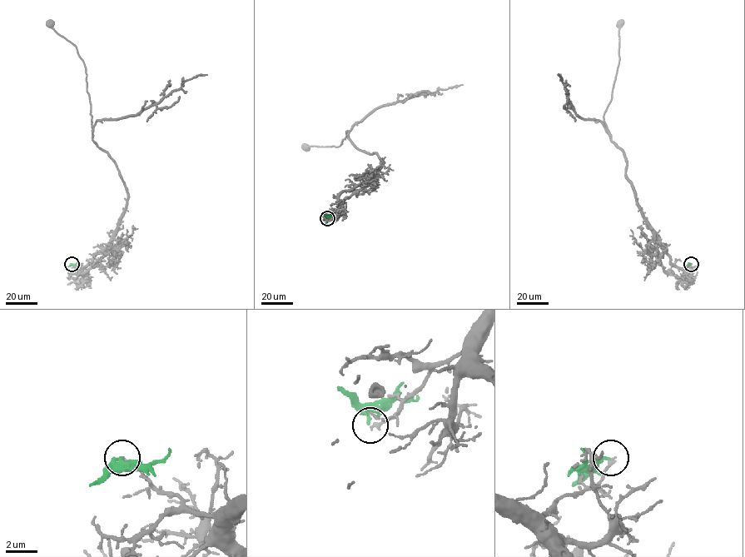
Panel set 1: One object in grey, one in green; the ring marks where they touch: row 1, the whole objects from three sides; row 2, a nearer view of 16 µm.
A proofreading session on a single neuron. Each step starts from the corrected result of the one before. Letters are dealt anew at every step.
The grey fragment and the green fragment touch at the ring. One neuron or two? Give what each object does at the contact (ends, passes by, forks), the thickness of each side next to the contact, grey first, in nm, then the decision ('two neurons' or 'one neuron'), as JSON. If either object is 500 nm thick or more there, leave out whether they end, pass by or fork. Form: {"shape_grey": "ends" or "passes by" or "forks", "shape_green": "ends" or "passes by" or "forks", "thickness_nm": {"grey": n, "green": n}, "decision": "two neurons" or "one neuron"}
{"shape_grey": "ends", "shape_green": "ends", "thickness_nm": {"grey": 200, "green": 190}, "decision": "two neurons"}

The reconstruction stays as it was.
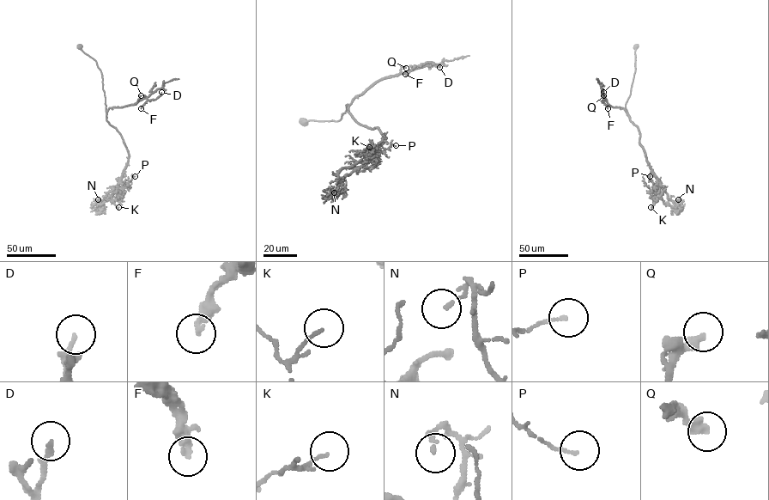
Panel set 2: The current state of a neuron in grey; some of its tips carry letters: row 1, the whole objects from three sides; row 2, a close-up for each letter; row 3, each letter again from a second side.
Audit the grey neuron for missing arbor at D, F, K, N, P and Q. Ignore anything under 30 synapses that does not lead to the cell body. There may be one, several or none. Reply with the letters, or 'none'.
none

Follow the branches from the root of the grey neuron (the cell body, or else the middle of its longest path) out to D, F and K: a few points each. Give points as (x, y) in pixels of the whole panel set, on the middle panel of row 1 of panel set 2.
D: (304, 122), (339, 120), (346, 111), (346, 105), (348, 108), (356, 96), (377, 82), (428, 62), (439, 67)
F: (304, 122), (339, 120), (346, 105), (348, 108), (356, 96), (377, 82), (415, 66), (405, 74)
K: (304, 122), (339, 120), (348, 104), (354, 120), (384, 136), (369, 160), (370, 155), (360, 154), (369, 147)

